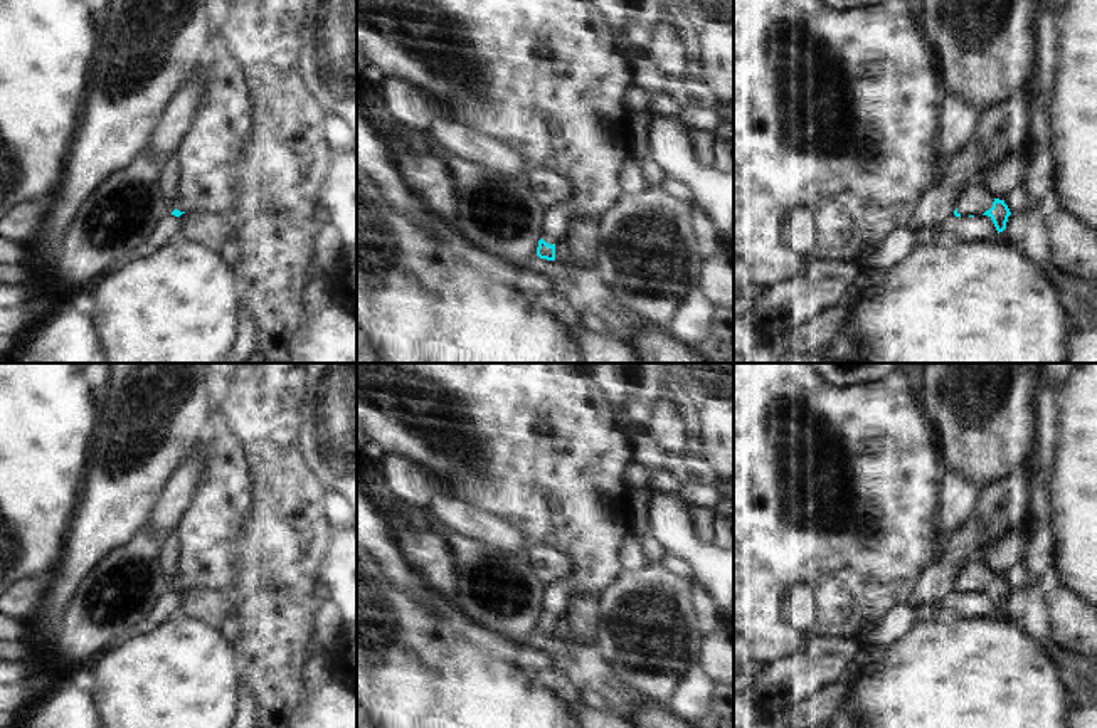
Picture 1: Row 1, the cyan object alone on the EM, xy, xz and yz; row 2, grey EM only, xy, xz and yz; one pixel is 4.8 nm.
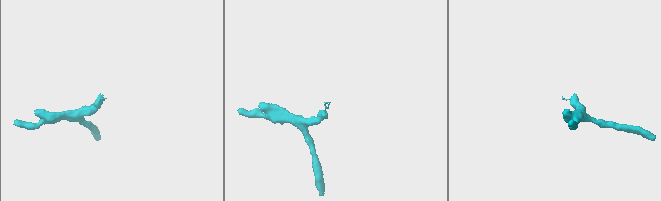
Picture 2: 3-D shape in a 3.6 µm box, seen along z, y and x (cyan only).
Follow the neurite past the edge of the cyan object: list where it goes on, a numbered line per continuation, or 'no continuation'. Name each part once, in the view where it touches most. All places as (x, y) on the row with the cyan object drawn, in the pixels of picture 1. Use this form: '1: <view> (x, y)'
1: yz (975, 197)

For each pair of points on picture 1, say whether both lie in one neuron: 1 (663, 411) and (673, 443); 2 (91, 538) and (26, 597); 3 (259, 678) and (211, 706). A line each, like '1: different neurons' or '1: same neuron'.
1: same neuron
2: different neurons
3: different neurons

